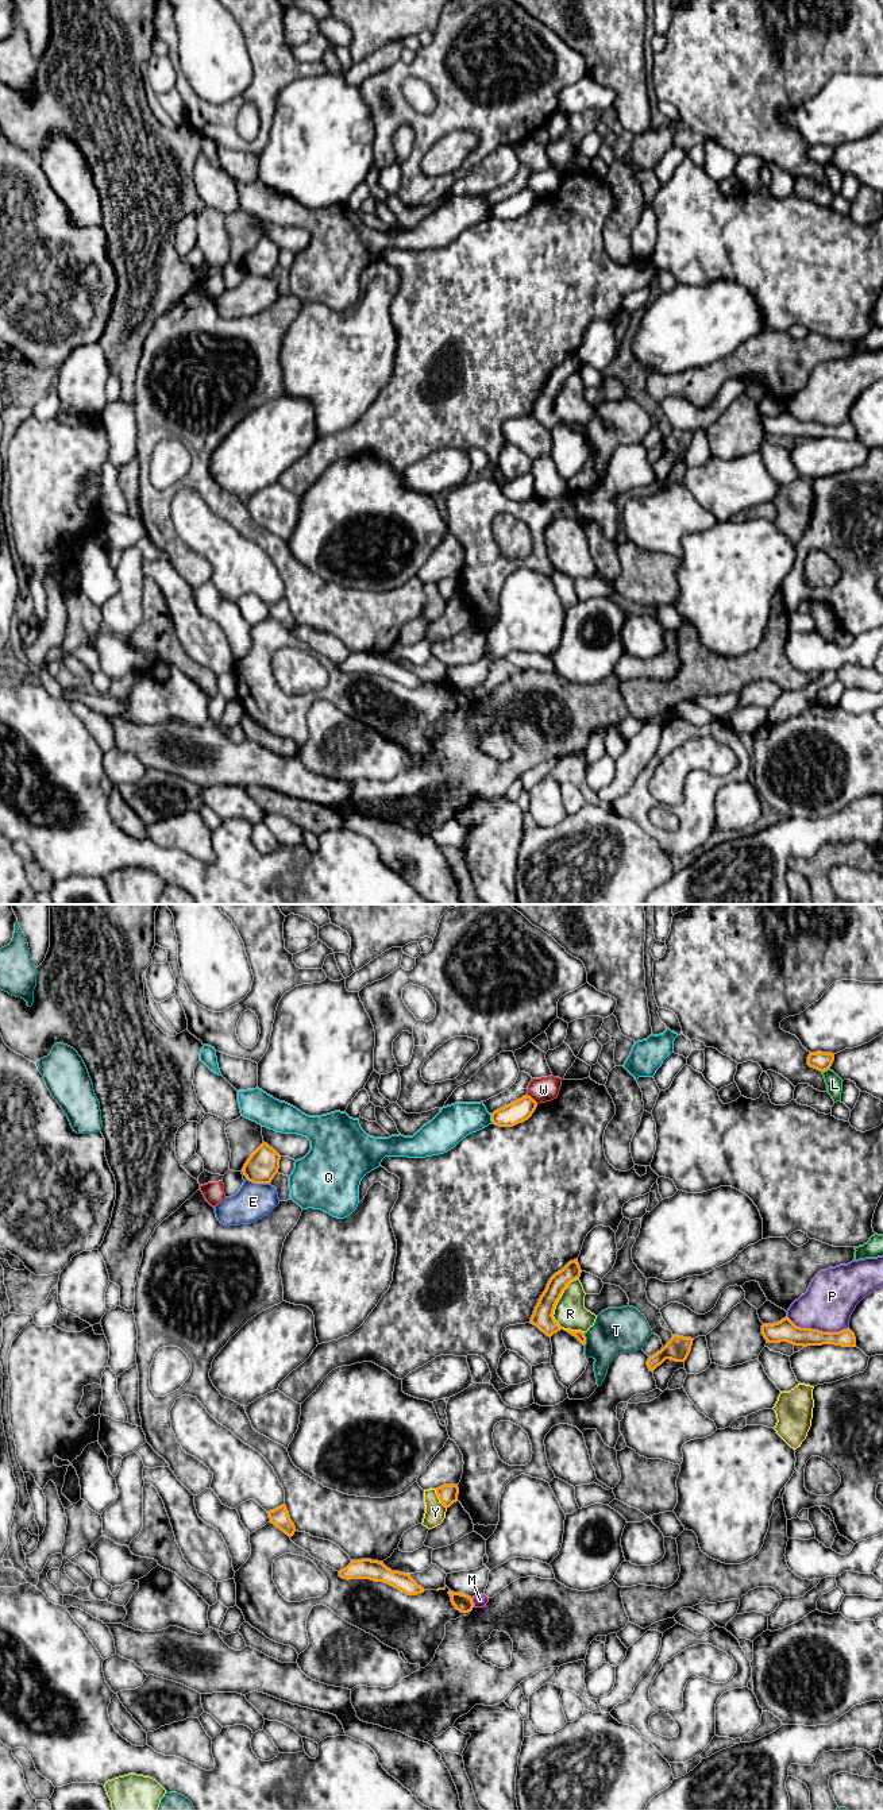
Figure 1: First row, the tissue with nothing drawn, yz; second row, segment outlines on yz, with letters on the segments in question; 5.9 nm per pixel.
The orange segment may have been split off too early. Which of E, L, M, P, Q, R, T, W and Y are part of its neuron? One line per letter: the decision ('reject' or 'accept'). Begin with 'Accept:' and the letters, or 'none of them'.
Accept: none of them
E: reject
L: reject
M: reject
P: reject
Q: reject
R: reject
T: reject
W: reject
Y: reject

